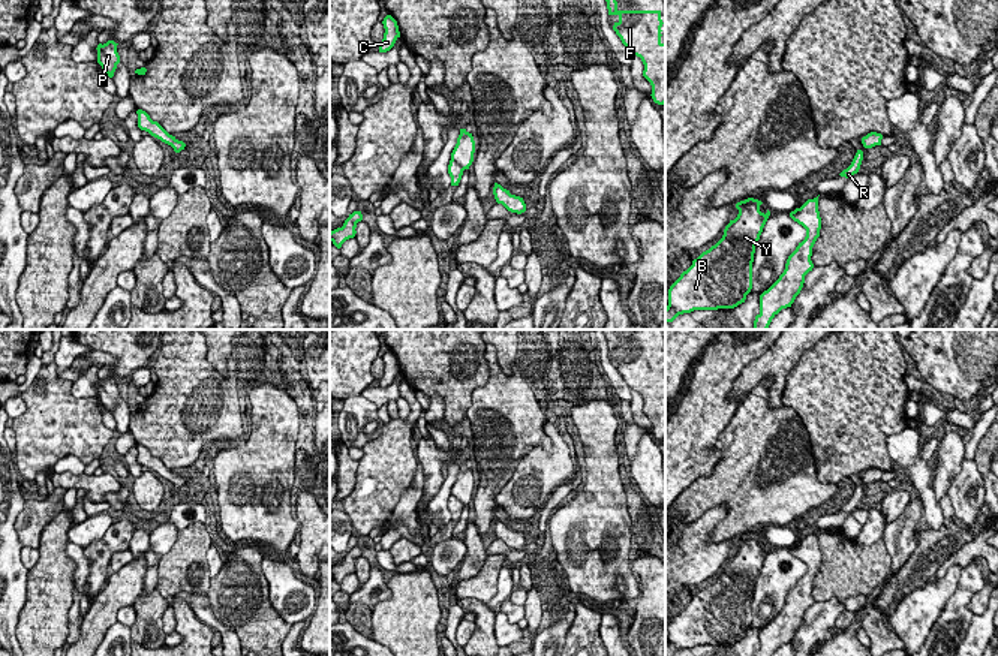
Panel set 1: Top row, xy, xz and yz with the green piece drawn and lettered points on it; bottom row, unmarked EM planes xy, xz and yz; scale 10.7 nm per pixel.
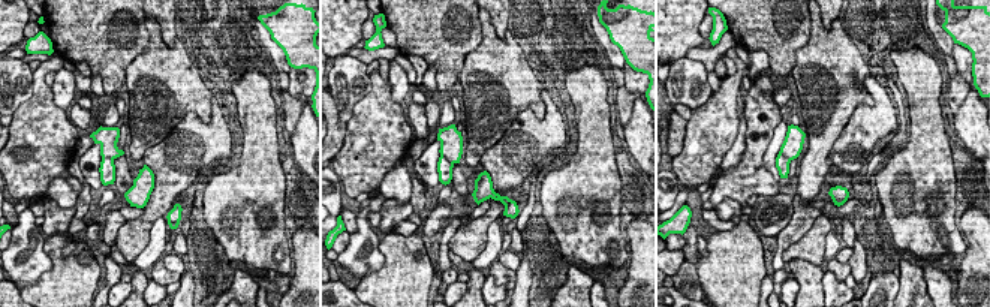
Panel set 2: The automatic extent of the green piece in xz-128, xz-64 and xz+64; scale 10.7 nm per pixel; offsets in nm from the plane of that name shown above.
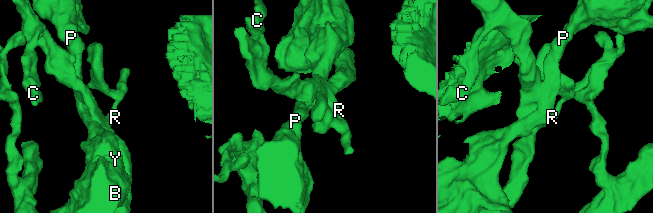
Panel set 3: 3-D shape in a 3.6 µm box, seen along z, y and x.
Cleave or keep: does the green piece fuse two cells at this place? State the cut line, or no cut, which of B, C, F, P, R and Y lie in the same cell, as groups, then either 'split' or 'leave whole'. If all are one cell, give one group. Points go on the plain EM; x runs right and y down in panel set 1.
xz (451, 494), (463, 505) | B P Y / C F R | split

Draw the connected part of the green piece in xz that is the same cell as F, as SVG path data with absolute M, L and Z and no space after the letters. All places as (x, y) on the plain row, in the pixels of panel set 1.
M613 329L604 332L608 350L617 350L613 365L625 383L641 394L643 412L652 421L652 434L665 439L665 379L661 377L661 346L619 346Z

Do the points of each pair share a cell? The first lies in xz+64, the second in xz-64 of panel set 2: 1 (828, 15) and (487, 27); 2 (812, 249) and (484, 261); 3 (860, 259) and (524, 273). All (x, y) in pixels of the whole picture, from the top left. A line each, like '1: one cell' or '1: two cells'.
1: two cells
2: two cells
3: one cell

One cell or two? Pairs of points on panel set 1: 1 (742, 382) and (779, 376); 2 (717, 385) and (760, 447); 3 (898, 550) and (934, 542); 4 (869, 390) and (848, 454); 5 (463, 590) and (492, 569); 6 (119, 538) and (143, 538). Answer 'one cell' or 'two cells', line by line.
1: one cell
2: two cells
3: two cells
4: one cell
5: one cell
6: two cells

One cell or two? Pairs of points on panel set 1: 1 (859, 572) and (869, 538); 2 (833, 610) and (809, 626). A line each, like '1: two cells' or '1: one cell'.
1: two cells
2: one cell

